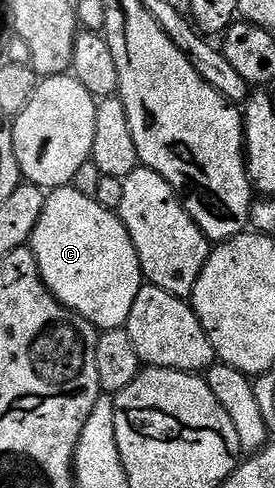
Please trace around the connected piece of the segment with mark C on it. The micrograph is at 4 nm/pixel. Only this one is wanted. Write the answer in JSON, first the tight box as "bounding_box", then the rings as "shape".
{"bounding_box":[31,185,143,331],"shape":[[[72,185],[59,186],[45,199],[31,249],[45,286],[66,308],[83,316],[98,331],[124,327],[141,291],[143,275],[135,244],[114,211],[103,208],[96,197],[83,196]]]}

